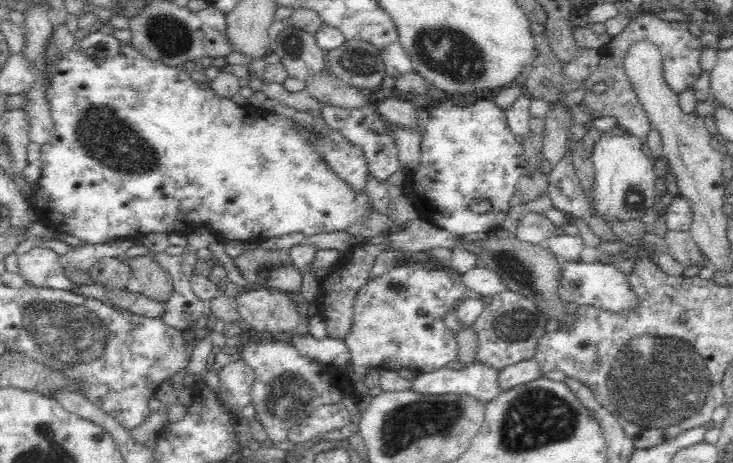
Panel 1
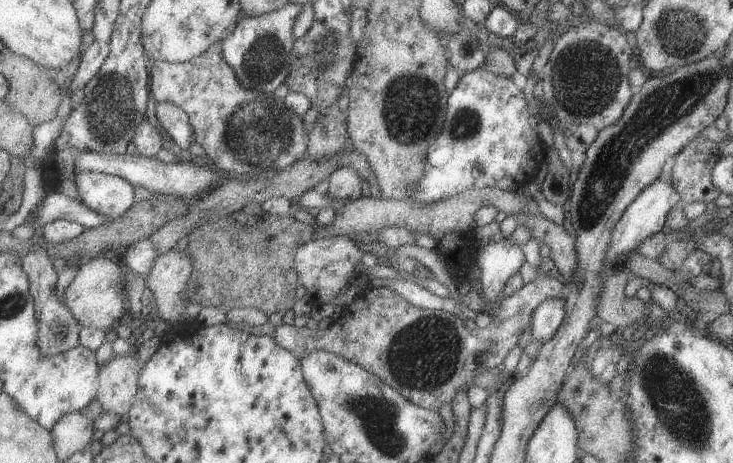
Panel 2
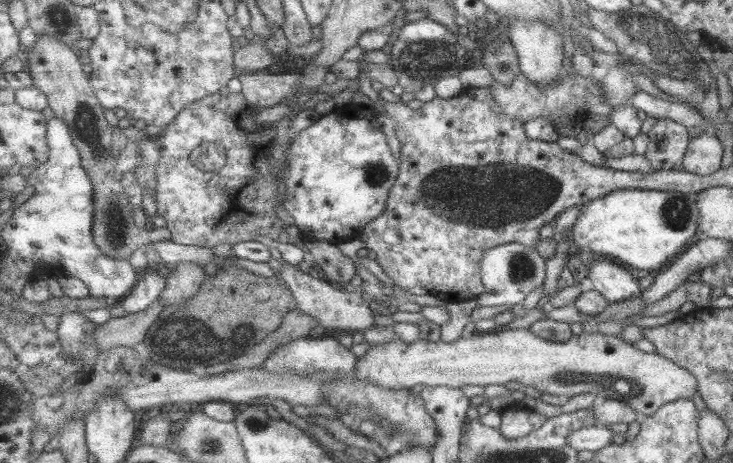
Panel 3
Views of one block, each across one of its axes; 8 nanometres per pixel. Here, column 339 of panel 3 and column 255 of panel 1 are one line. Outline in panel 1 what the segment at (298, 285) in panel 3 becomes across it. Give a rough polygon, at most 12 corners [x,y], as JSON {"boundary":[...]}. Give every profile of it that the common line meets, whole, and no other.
{"boundary":[[242,291],[242,319],[258,332],[308,336],[296,294]]}

